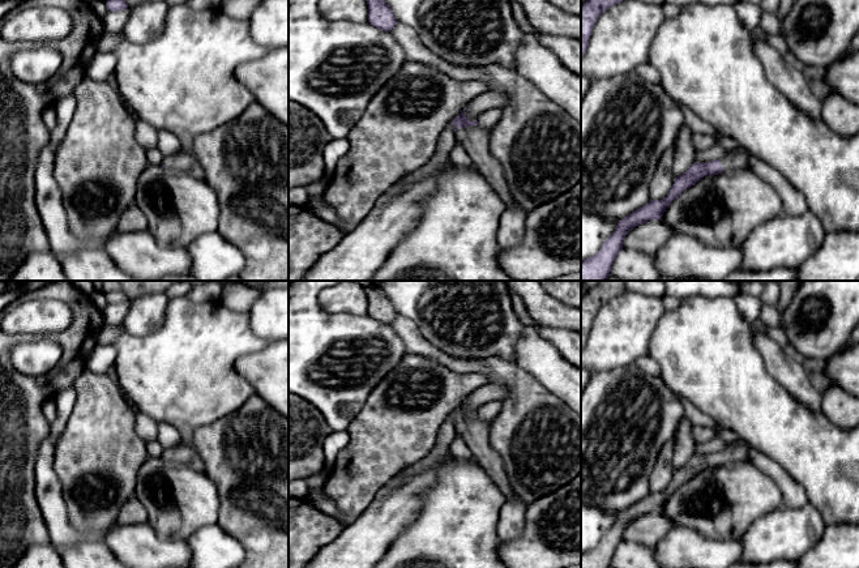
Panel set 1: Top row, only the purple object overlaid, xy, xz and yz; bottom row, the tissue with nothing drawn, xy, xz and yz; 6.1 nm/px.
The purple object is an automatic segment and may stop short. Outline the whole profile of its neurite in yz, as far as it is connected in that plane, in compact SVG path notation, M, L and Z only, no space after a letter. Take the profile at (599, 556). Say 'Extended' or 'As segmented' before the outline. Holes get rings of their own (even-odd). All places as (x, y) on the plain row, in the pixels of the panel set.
Extended. M739 439L725 445L719 452L705 456L695 454L683 467L675 470L670 486L663 492L650 492L642 500L620 512L601 542L594 548L581 552L581 568L610 568L611 559L623 542L623 533L629 522L648 513L659 512L668 497L701 470L731 462L751 461L749 450L751 447L743 439Z

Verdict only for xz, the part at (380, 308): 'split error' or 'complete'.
complete

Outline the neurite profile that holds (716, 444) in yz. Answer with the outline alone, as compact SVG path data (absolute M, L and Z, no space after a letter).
M715 436L708 443L697 444L696 454L705 456L709 453L719 452L723 447L725 443L718 436Z

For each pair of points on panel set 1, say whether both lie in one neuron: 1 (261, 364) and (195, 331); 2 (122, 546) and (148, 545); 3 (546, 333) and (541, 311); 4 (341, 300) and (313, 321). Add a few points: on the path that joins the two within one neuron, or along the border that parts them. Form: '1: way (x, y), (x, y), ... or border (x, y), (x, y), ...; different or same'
1: border (270, 342), (235, 363), (251, 384); different
2: way (128, 546), (141, 546); same
3: border (538, 325), (567, 331); different
4: border (317, 294), (317, 302), (324, 310), (357, 316); different

